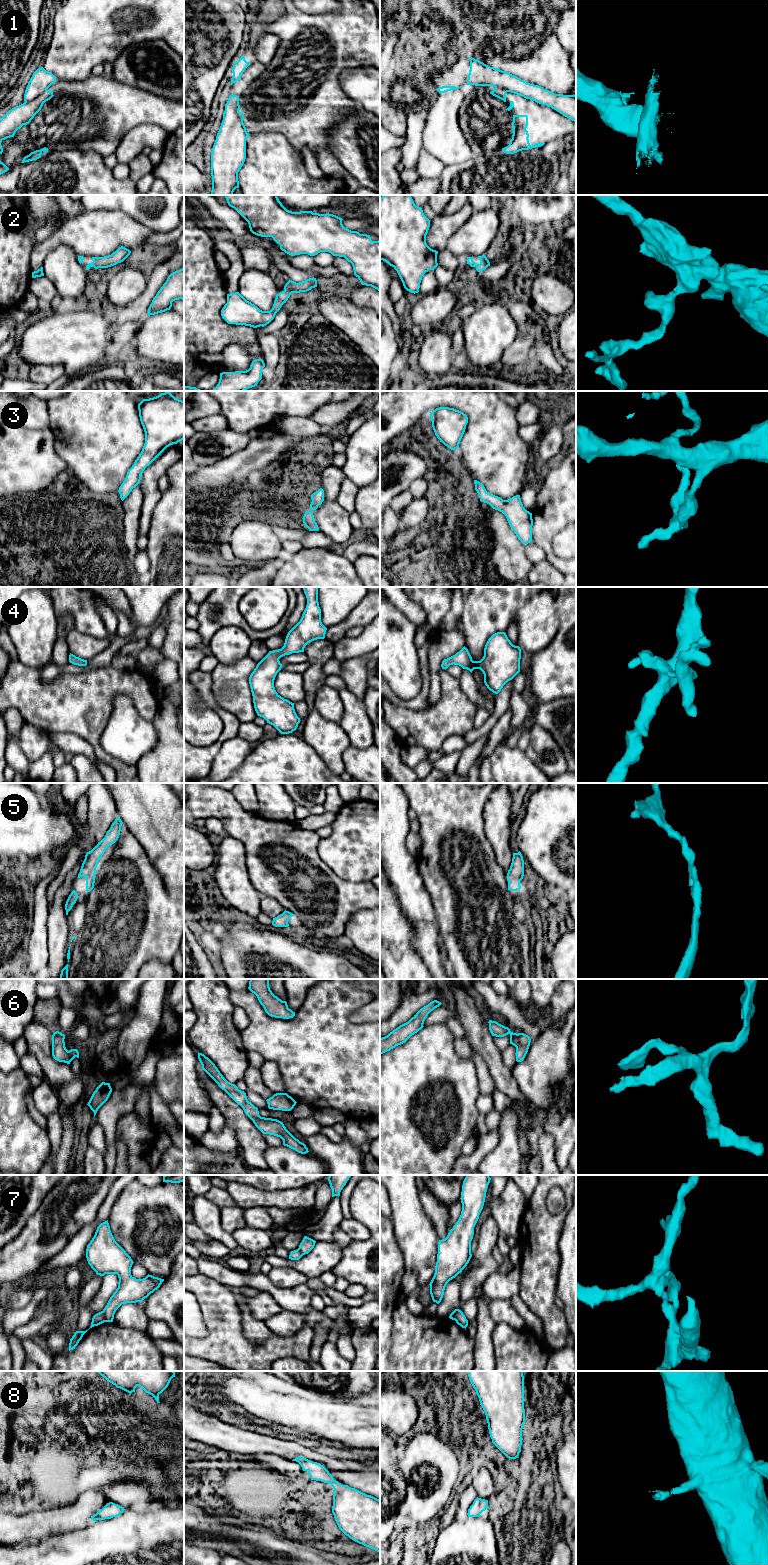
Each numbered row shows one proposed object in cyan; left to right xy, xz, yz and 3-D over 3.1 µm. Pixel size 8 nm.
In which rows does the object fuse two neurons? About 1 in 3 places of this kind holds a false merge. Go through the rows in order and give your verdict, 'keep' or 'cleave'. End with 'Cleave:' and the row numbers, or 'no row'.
1: cleave
2: keep
3: keep
4: keep
5: keep
6: keep
7: cleave
8: keep
Cleave: 1, 7

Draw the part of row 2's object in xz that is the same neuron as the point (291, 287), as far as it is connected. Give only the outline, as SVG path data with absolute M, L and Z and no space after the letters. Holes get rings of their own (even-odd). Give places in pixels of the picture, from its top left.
M314 277L299 283L289 280L285 284L284 290L276 295L270 311L260 310L239 292L227 294L227 303L221 310L221 316L228 324L245 325L253 328L264 327L274 319L276 313L292 293L307 292L315 287L317 287L317 280Z

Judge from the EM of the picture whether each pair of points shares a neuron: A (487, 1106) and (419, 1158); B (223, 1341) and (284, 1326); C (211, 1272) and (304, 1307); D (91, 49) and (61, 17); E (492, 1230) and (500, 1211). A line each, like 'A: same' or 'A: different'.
A: different
B: different
C: same
D: same
E: different

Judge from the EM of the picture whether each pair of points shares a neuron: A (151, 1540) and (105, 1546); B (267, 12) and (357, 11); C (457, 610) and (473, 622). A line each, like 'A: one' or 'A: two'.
A: one
B: two
C: two

